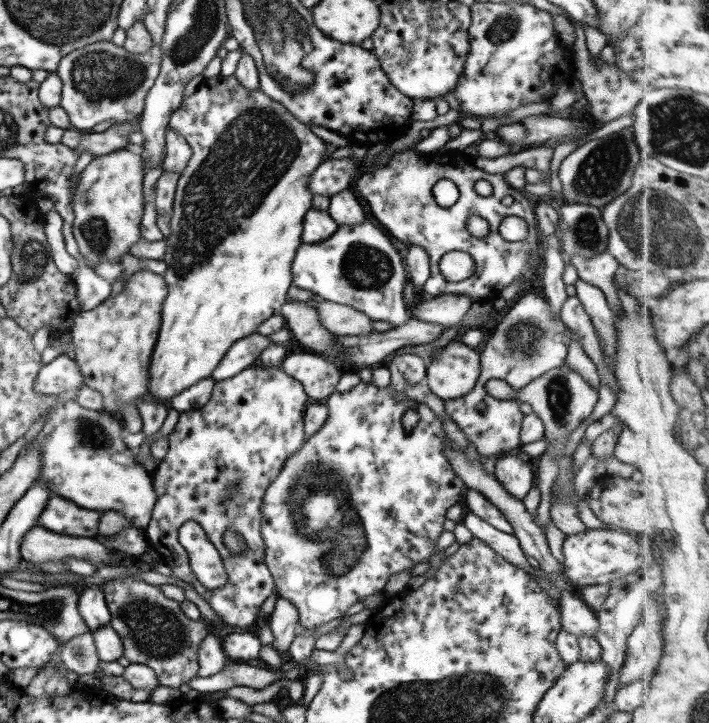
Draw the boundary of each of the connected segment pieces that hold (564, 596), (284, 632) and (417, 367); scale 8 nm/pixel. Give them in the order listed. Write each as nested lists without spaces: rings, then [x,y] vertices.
[[[564,590],[561,593],[561,626],[570,634],[592,636],[598,632],[599,620],[596,611],[592,610],[583,600]]]
[[[278,596],[274,610],[268,619],[275,638],[271,646],[278,654],[288,651],[290,643],[295,639],[296,630],[300,626],[298,609],[290,602],[290,599]]]
[[[406,353],[392,357],[386,367],[391,372],[390,386],[398,392],[405,392],[406,387],[425,378],[427,364],[422,357]]]

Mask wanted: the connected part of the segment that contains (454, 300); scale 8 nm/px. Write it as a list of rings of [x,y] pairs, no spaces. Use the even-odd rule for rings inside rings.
[[[443,294],[429,301],[422,300],[412,310],[412,317],[422,322],[453,327],[470,311],[473,299],[467,294]]]

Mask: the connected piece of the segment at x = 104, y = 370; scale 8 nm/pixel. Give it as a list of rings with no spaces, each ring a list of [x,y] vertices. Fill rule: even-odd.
[[[139,270],[129,276],[121,292],[114,298],[107,299],[94,310],[80,312],[74,318],[72,349],[76,353],[75,361],[84,377],[84,385],[76,398],[80,406],[90,410],[103,410],[103,412],[114,415],[120,422],[124,423],[120,409],[116,407],[118,400],[130,404],[146,400],[147,382],[149,381],[148,365],[160,332],[162,303],[168,293],[169,288],[163,275],[149,270]]]

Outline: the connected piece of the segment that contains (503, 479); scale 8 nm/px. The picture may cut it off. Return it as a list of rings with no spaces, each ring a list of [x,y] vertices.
[[[519,451],[499,456],[494,473],[499,483],[518,500],[522,500],[532,488],[532,468]]]

